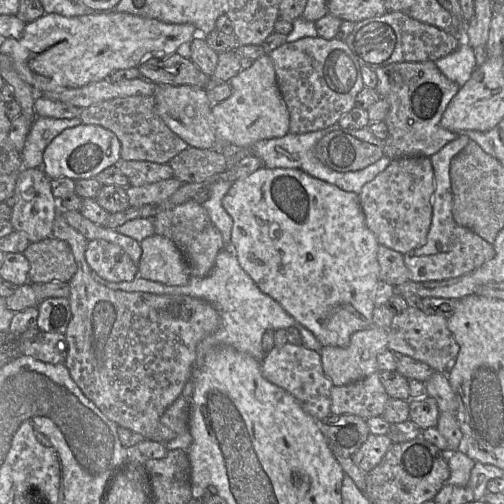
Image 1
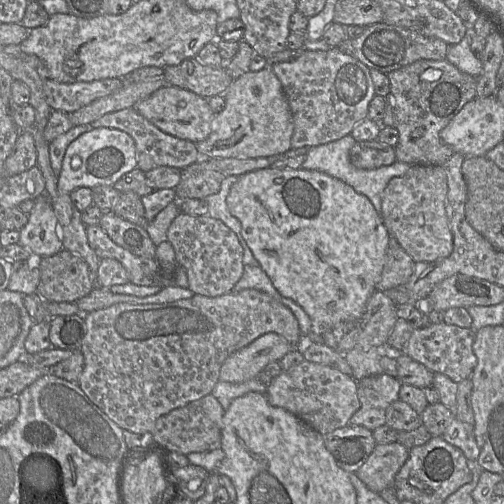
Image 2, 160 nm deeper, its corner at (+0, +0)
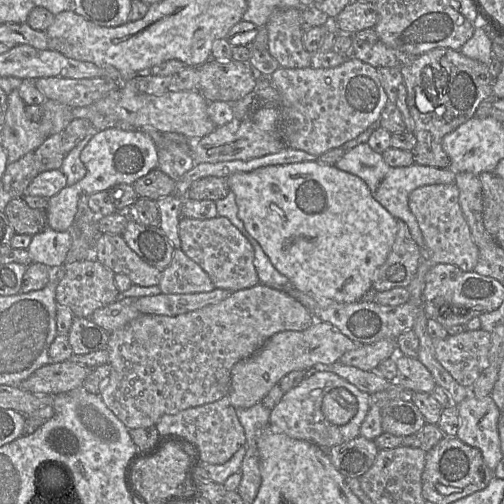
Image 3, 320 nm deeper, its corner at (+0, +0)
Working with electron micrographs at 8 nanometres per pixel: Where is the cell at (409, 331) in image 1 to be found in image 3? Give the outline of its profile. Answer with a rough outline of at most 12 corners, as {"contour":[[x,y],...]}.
{"contour":[[491,333],[433,339],[438,362],[470,388],[489,366]]}

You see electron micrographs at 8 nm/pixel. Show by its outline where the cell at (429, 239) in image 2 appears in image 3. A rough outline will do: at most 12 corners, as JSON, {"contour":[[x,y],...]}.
{"contour":[[455,184],[408,199],[432,264],[474,272],[479,249]]}

